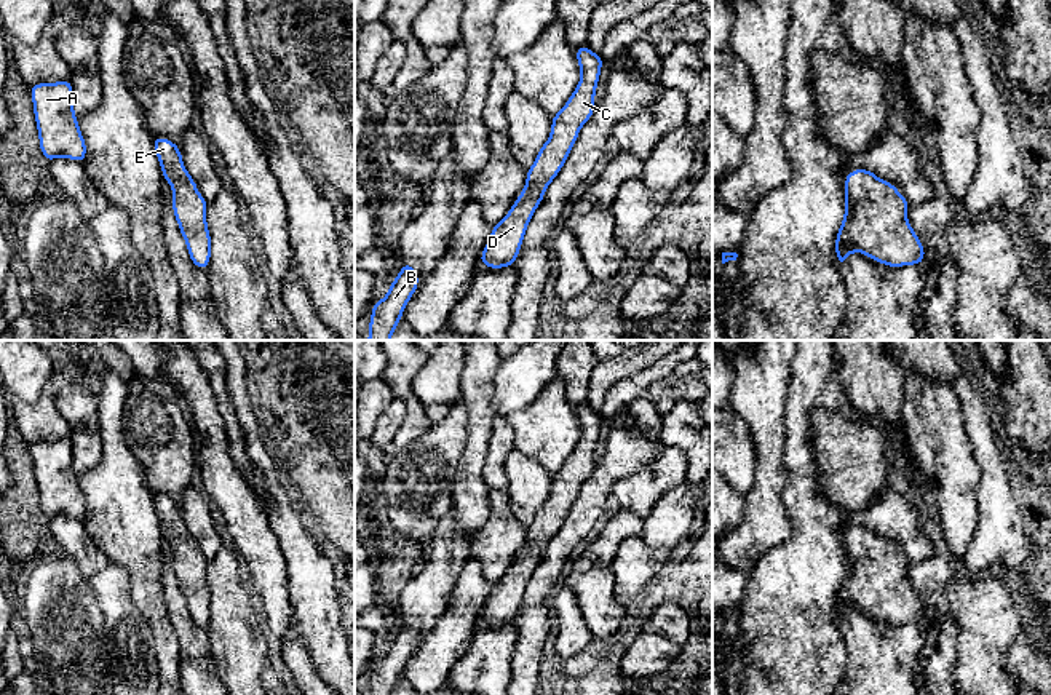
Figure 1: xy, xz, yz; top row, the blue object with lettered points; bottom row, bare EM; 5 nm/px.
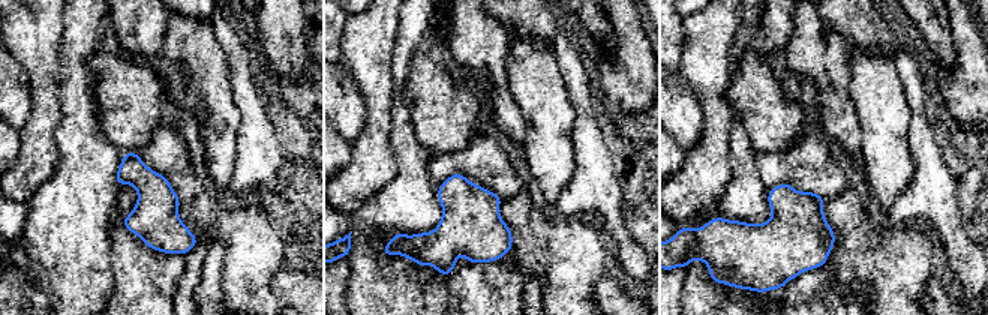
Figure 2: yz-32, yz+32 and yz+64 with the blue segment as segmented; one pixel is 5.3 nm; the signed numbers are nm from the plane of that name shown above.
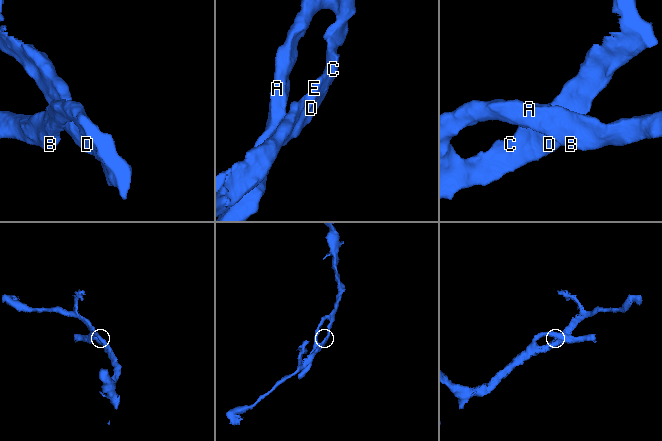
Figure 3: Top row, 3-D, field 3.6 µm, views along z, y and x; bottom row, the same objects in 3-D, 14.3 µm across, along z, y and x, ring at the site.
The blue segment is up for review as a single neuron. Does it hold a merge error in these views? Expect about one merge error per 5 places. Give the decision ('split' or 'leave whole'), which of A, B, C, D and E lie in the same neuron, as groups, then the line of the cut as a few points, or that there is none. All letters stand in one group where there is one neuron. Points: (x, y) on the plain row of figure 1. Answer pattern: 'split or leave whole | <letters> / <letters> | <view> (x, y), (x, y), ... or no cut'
leave whole | A B C D E | no cut

